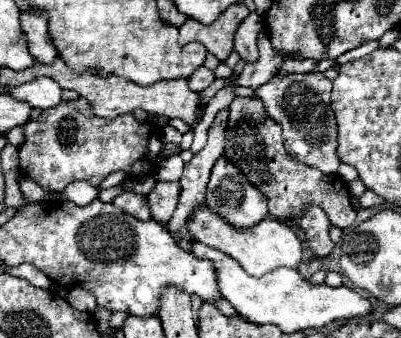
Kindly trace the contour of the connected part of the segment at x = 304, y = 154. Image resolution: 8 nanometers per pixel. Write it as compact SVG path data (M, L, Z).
M304 73L304 75L286 75L272 77L268 83L256 89L256 97L264 103L266 113L282 127L286 151L306 163L314 165L326 175L336 175L338 165L338 127L334 111L330 109L330 79L324 73Z

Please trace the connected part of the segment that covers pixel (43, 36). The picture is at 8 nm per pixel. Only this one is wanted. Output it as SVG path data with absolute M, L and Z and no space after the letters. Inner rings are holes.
M22 13L20 15L22 31L28 41L28 51L38 63L50 63L58 55L52 37L48 33L48 19L40 13Z

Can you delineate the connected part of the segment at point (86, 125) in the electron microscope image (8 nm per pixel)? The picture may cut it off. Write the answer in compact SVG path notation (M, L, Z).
M72 99L72 101L62 101L60 105L42 111L40 119L30 121L24 125L24 135L26 141L20 147L20 171L34 179L40 187L52 189L52 191L62 191L68 183L72 181L88 181L90 185L100 185L112 171L126 171L130 177L142 177L150 173L158 165L158 155L162 151L160 135L154 131L150 123L138 121L132 113L118 115L116 119L100 119L94 115L90 109L90 103L86 99Z

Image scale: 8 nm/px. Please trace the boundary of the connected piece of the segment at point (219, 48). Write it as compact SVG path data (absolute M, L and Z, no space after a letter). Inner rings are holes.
M236 3L236 5L230 5L212 25L204 25L204 23L198 23L194 19L188 19L180 27L178 43L186 45L186 43L192 43L192 41L198 41L218 61L226 61L228 55L234 51L234 33L238 29L238 25L248 15L250 15L248 7Z

